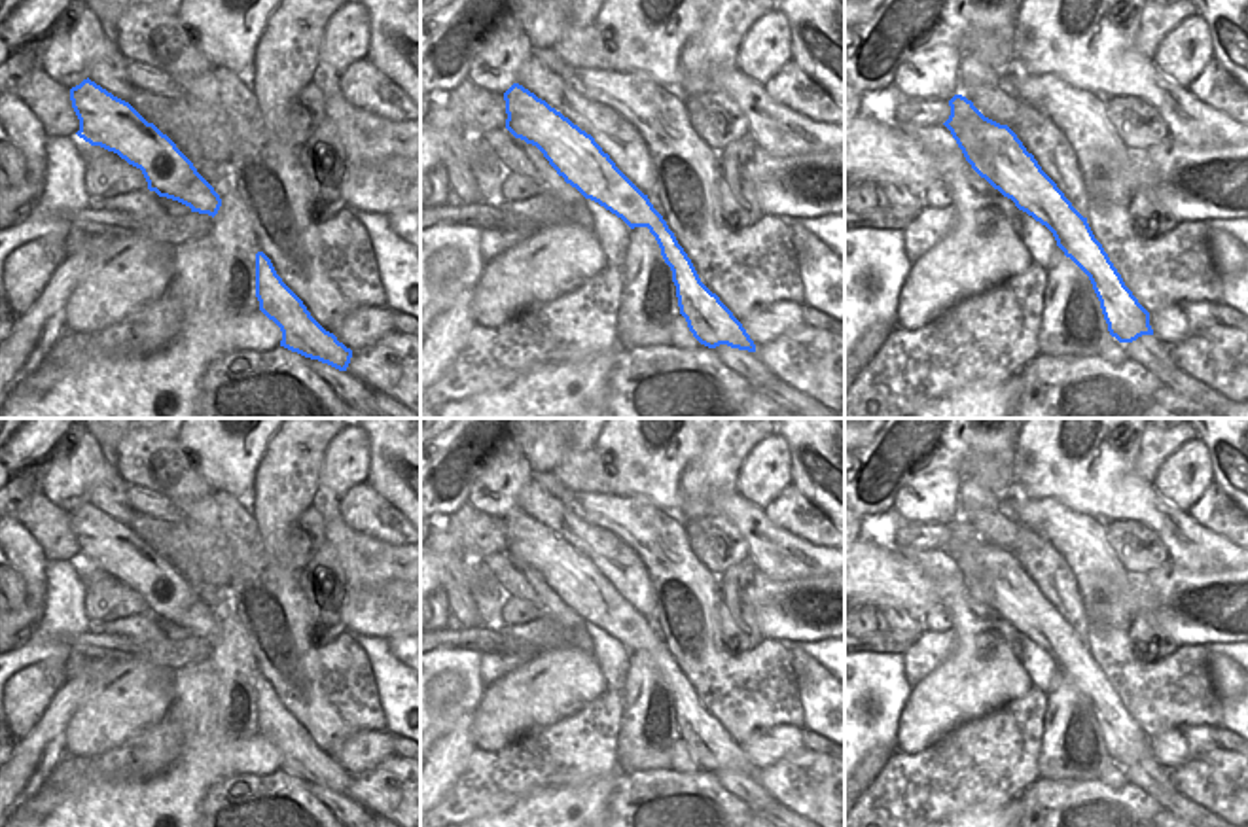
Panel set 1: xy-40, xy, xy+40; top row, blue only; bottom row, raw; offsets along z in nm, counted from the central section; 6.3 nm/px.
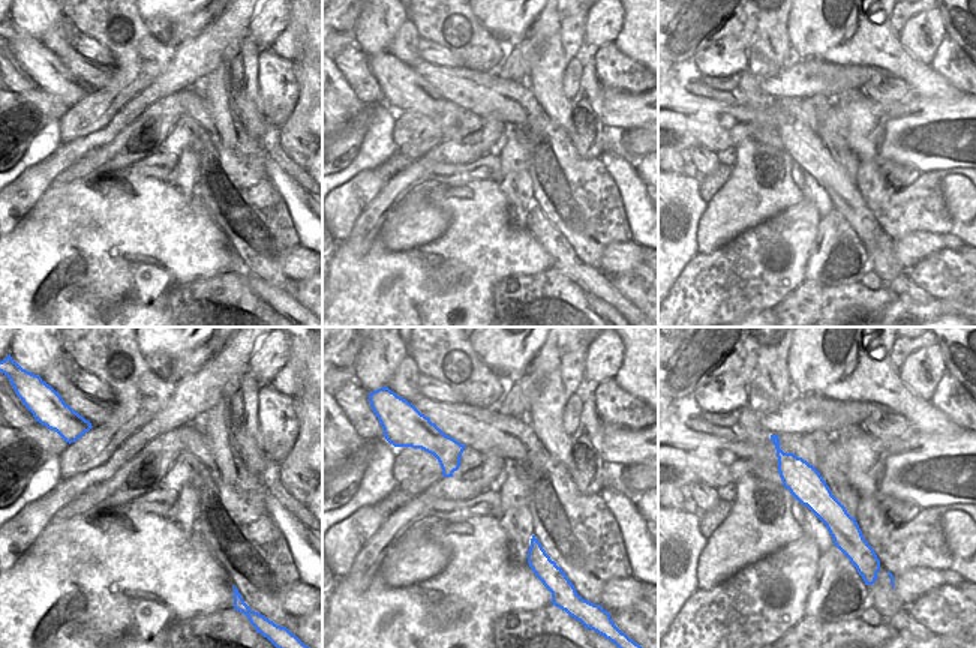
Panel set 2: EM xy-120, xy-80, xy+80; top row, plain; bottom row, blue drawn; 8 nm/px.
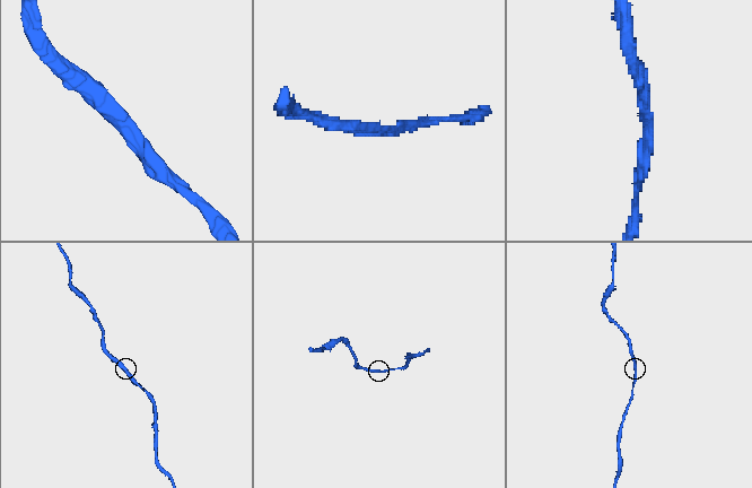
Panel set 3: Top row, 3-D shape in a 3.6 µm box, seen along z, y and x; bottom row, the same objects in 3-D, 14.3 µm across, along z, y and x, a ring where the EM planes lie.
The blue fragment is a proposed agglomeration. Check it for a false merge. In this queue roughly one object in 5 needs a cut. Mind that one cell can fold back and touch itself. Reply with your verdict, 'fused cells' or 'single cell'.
single cell

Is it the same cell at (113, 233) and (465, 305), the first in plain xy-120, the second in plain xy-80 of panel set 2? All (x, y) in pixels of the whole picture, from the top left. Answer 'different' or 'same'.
same

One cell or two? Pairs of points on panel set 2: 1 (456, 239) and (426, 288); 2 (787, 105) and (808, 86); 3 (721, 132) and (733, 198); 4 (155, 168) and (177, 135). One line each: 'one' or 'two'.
1: one
2: two
3: two
4: two

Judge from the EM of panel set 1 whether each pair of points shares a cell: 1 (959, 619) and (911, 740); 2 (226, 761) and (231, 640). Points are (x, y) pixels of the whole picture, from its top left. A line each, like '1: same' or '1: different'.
1: same
2: different

